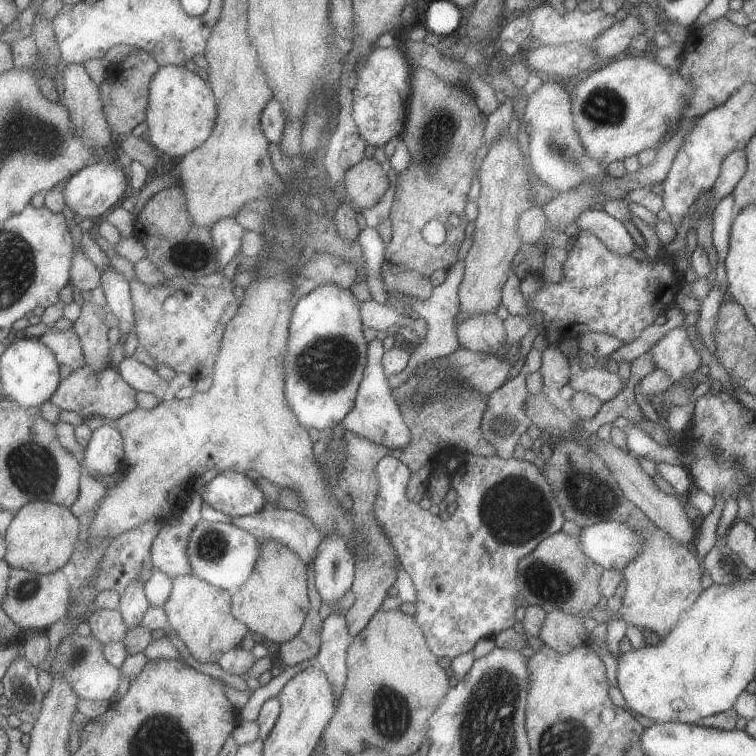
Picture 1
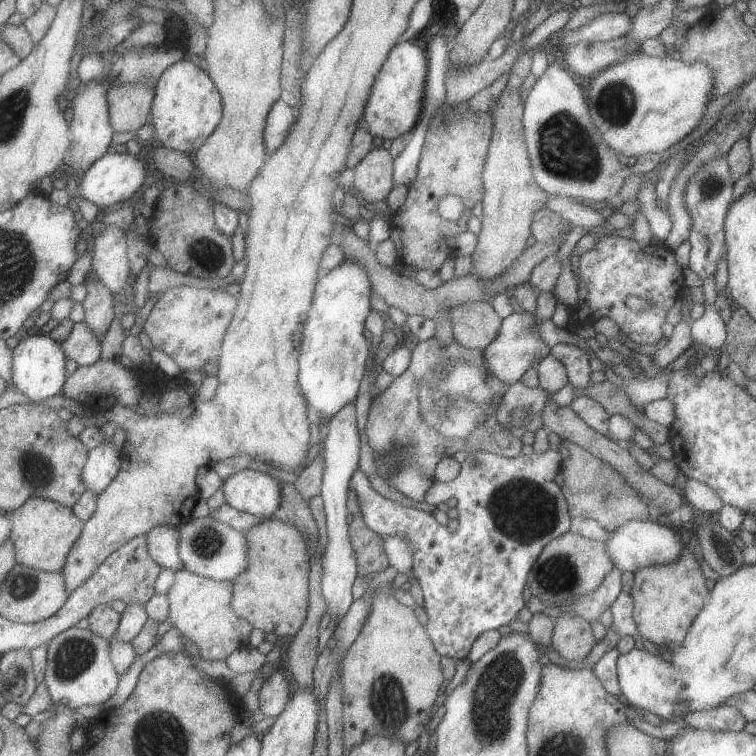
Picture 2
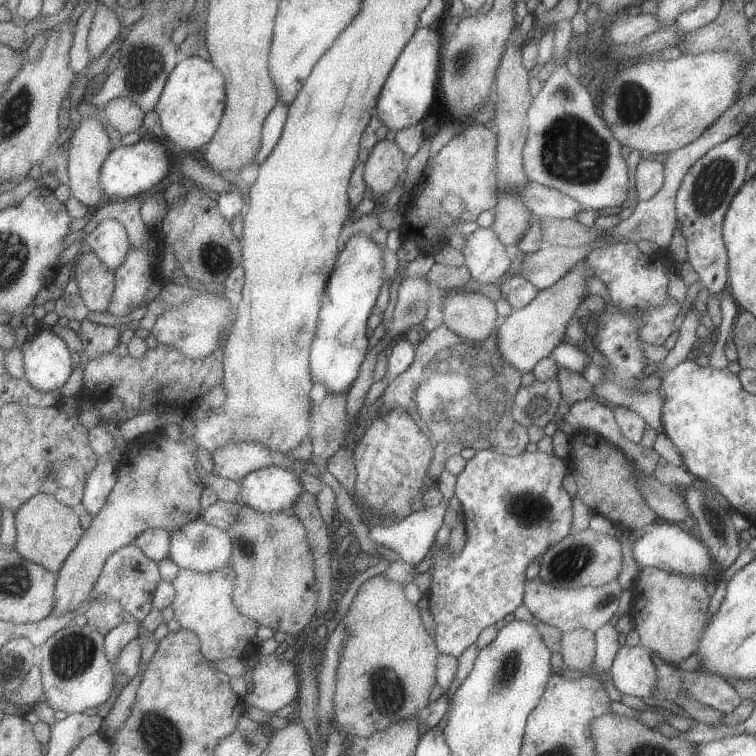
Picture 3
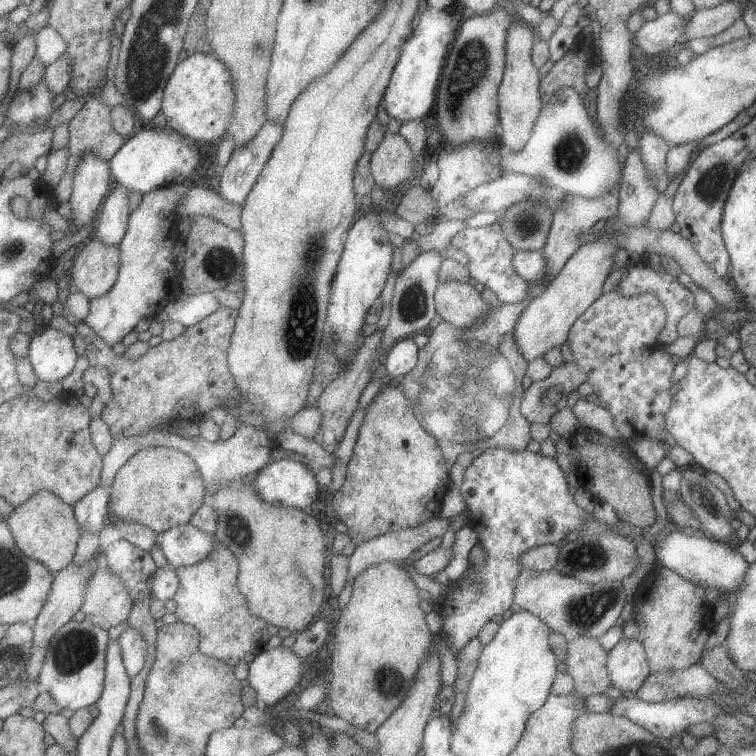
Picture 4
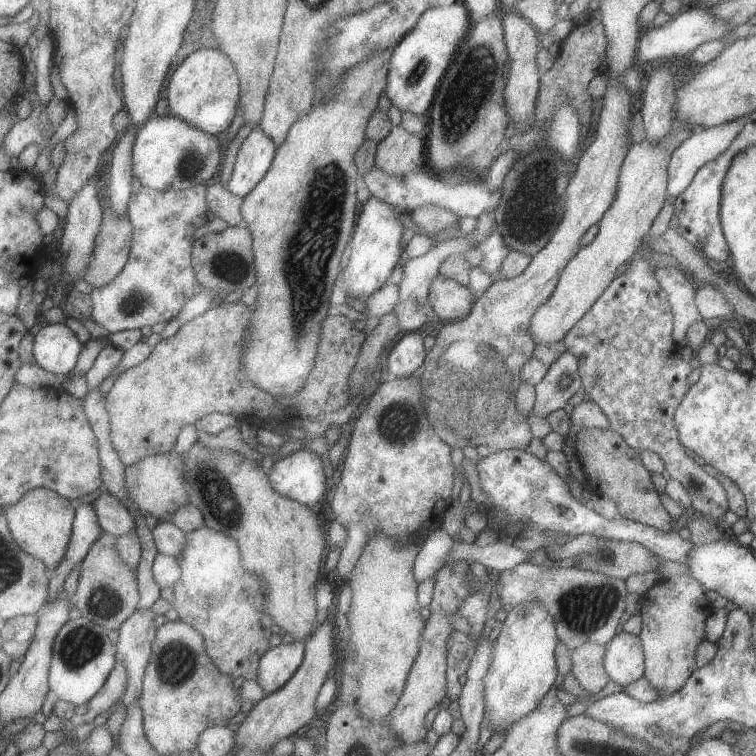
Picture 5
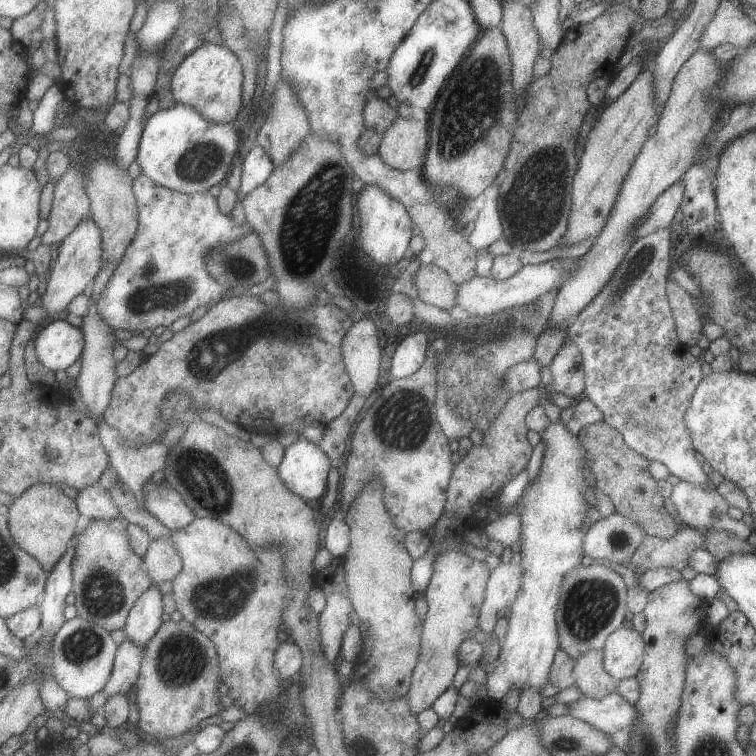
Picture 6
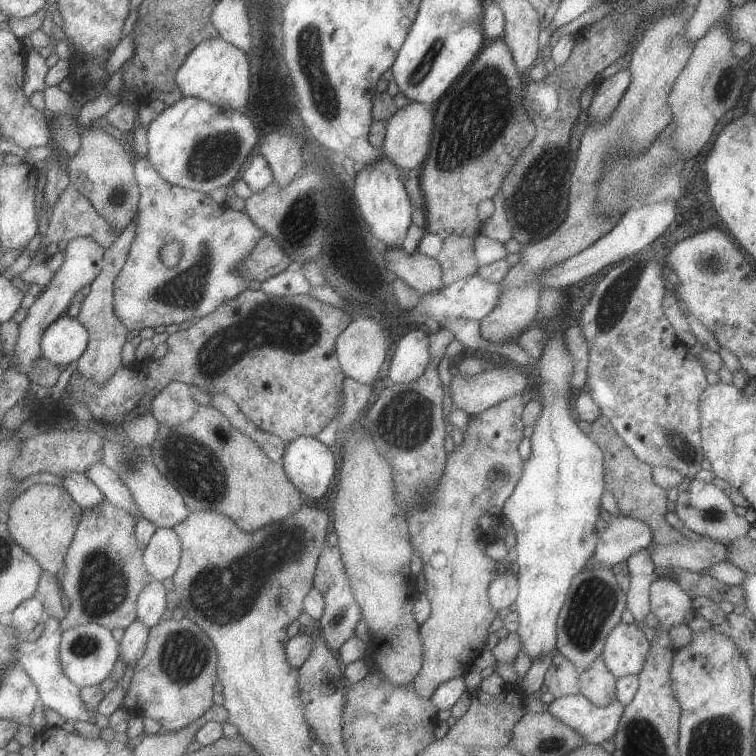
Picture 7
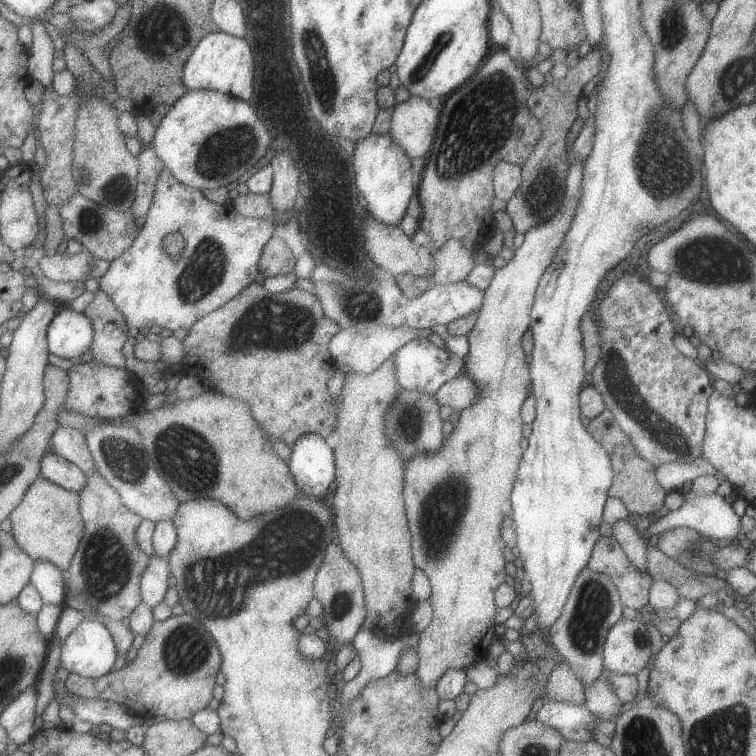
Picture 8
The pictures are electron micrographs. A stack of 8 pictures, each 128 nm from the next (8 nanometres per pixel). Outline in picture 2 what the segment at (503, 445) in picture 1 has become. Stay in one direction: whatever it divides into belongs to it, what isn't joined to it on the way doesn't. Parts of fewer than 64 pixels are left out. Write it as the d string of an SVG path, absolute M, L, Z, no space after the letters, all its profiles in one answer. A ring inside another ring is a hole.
M520 380L504 392L496 410L496 420L510 430L510 437L521 438L525 431L542 428L541 413L551 395L541 387L527 388Z

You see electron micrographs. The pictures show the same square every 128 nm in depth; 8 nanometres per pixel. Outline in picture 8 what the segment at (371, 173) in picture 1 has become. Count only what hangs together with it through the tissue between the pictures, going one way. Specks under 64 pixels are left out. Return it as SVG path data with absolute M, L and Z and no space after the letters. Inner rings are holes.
M409 95L408 98L393 106L390 116L390 130L389 134L394 138L394 141L403 147L405 154L412 158L419 158L423 156L431 142L435 138L435 126L437 126L437 118L439 118L439 110L433 108L433 101Z

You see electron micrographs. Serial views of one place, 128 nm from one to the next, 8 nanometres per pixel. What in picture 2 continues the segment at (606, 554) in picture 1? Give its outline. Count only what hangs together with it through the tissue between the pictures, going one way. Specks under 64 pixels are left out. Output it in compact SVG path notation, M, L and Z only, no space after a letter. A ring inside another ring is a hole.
M653 519L647 521L629 521L614 531L605 543L609 558L614 568L620 571L634 573L637 569L674 563L682 552L681 540L677 532L669 526L656 523Z

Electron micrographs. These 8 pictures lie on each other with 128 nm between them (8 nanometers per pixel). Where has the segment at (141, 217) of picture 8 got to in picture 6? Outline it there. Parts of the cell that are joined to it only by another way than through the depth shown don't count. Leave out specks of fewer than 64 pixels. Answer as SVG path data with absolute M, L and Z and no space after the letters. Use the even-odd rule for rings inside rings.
M106 262L101 272L96 276L96 284L90 296L90 305L87 314L82 318L81 326L86 334L86 349L82 354L82 371L77 380L77 387L81 393L81 398L87 406L90 414L101 424L104 421L105 409L109 406L113 398L113 389L117 382L117 360L113 356L115 347L121 342L115 336L113 328L102 316L98 307L103 291L107 288L109 281L114 277L114 272L119 268L118 262Z

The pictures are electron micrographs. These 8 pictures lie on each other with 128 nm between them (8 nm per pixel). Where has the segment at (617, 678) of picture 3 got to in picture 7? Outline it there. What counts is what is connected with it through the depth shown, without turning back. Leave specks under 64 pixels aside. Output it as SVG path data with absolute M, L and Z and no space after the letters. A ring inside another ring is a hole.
M619 622L608 632L601 658L615 678L637 675L646 661L649 645L635 622Z

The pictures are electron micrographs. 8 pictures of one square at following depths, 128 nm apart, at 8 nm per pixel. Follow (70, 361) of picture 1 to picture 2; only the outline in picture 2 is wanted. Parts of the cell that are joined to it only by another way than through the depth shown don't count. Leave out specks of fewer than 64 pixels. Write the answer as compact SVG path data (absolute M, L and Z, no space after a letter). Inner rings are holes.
M87 321L74 323L70 337L61 344L68 358L74 360L79 366L92 365L102 359L102 338Z

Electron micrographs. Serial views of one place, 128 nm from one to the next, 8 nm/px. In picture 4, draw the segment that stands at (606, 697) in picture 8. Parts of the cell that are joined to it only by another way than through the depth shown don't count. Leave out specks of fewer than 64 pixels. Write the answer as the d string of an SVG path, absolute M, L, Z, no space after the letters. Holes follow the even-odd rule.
M578 636L566 643L566 672L574 680L574 695L585 699L611 686L606 667L606 654L597 639Z

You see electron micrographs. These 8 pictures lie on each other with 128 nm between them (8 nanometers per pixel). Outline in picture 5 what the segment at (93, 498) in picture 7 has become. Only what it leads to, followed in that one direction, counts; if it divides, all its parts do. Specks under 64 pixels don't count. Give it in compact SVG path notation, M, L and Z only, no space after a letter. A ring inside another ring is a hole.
M109 491L99 495L92 503L105 533L120 537L135 532L136 520L130 510L114 494Z

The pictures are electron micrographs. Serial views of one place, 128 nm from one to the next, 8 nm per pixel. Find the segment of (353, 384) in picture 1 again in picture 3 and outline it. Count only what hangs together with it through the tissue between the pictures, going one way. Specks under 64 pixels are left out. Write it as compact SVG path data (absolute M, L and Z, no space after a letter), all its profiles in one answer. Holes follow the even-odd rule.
M354 234L339 251L338 264L323 297L318 334L310 356L313 380L323 384L329 393L347 392L358 376L363 357L366 356L365 320L369 318L383 284L382 248L383 245L376 244L368 235Z

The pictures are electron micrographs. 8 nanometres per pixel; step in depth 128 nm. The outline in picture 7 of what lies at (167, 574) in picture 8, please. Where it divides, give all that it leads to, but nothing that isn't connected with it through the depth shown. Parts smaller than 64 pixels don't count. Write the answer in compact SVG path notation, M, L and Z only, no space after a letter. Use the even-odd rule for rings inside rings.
M154 580L137 600L138 619L145 628L153 628L163 620L163 614L168 609L168 591L162 581Z

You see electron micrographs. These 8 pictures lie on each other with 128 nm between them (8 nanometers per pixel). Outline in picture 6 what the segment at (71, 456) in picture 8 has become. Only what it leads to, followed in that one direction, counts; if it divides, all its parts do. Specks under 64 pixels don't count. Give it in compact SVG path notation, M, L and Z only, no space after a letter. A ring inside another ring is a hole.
M111 466L107 467L103 471L99 484L111 493L113 502L120 510L120 514L129 523L142 526L151 534L153 539L167 537L171 539L173 531L146 509L142 503L140 493L135 492L122 479L117 470Z

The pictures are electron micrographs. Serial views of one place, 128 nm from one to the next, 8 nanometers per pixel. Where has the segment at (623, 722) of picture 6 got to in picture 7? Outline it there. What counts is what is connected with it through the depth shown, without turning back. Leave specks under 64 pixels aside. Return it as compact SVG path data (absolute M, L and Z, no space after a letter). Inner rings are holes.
M577 694L557 697L546 706L545 710L555 718L555 720L570 726L584 739L585 743L600 745L603 740L612 739L614 737L615 729L618 725L618 720L621 716L623 707L624 706L617 700L607 706L596 707L583 695Z

